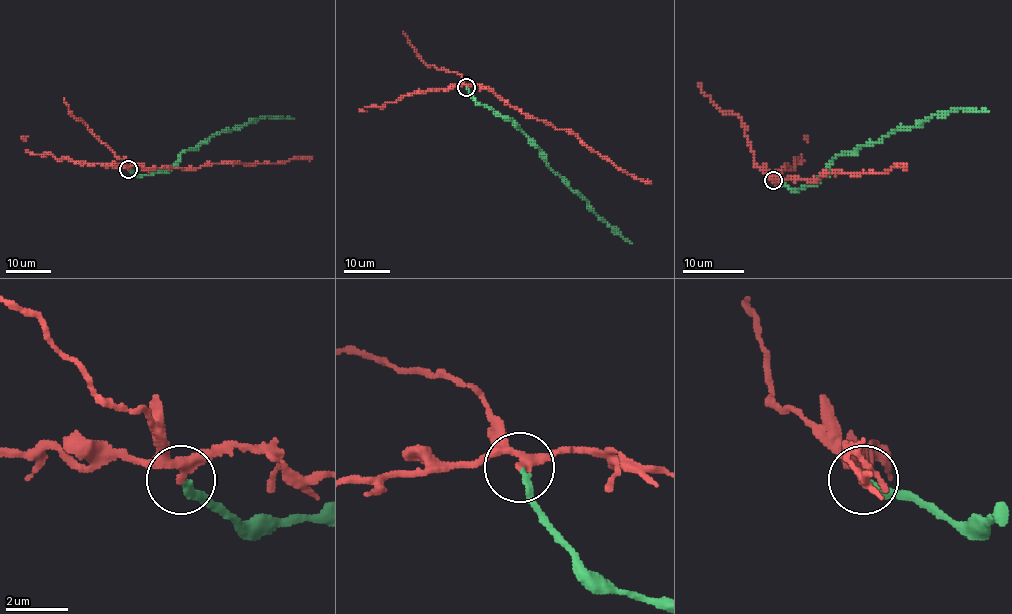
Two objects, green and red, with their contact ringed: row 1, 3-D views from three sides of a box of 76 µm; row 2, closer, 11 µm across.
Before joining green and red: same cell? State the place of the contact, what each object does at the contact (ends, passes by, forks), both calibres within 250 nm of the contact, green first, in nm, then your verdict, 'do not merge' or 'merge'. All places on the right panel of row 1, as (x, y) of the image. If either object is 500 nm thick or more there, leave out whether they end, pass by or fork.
at (773, 180); green ends there; red passes by; 240 nm thick on the green side, 240 nm on the other; do not merge

